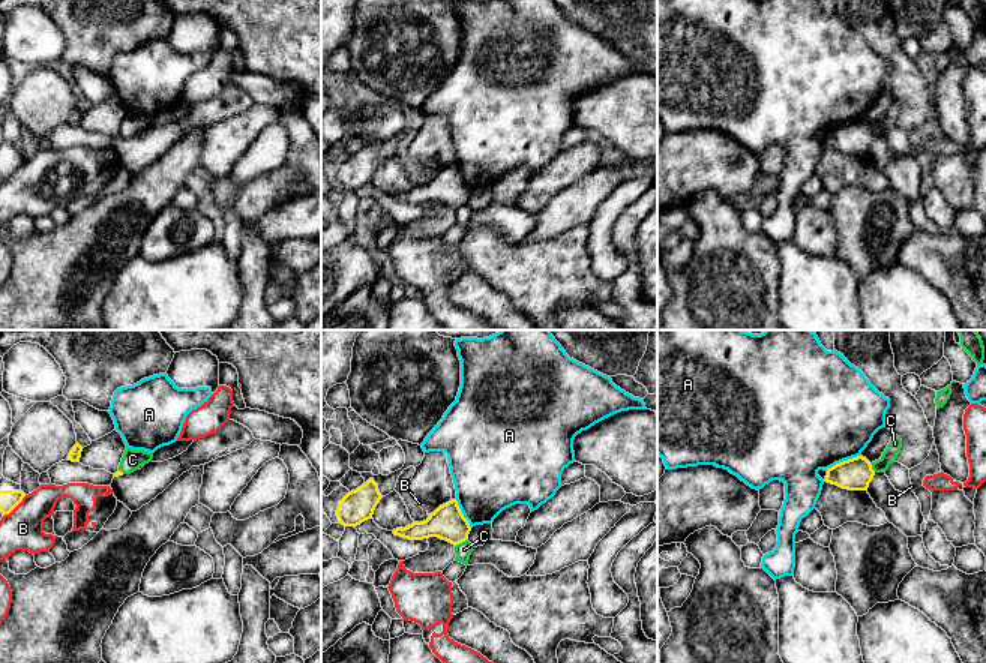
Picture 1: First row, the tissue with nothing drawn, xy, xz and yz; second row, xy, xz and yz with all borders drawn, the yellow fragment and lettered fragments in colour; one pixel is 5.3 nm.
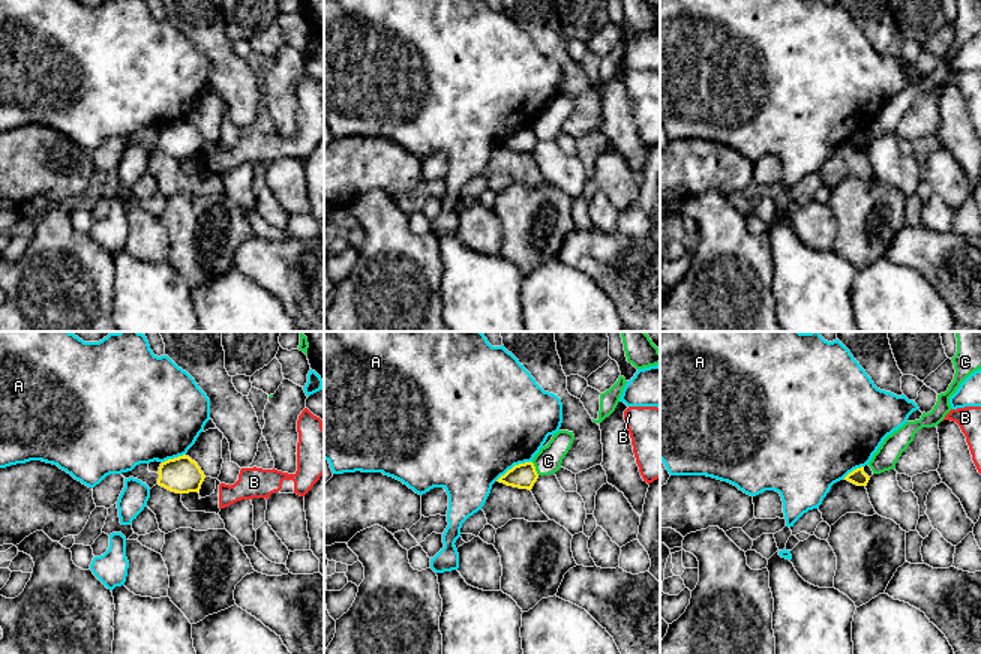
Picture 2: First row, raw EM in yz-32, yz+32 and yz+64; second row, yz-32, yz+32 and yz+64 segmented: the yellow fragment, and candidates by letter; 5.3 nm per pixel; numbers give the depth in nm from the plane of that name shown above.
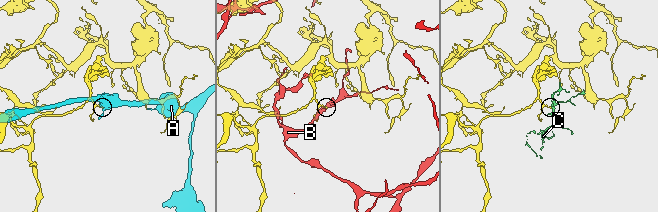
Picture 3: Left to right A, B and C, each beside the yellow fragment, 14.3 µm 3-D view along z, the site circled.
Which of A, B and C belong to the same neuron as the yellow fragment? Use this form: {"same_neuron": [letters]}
{"same_neuron": []}

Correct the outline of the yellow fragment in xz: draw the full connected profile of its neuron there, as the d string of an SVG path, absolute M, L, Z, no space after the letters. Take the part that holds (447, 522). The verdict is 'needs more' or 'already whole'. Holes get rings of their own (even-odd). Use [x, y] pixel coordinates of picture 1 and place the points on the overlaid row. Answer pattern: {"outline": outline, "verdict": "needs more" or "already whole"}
{"outline": "M452 500L440 506L426 520L396 528L393 534L408 540L438 537L456 546L468 538L470 531L471 526L464 518L458 501Z", "verdict": "already whole"}

